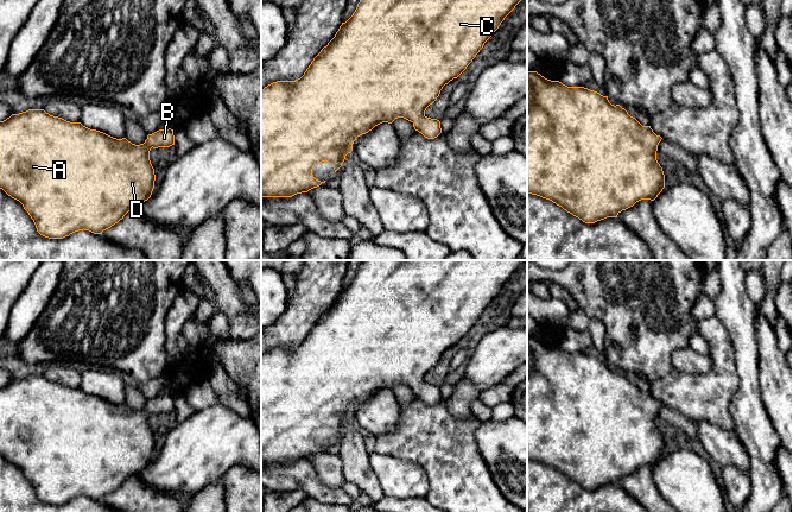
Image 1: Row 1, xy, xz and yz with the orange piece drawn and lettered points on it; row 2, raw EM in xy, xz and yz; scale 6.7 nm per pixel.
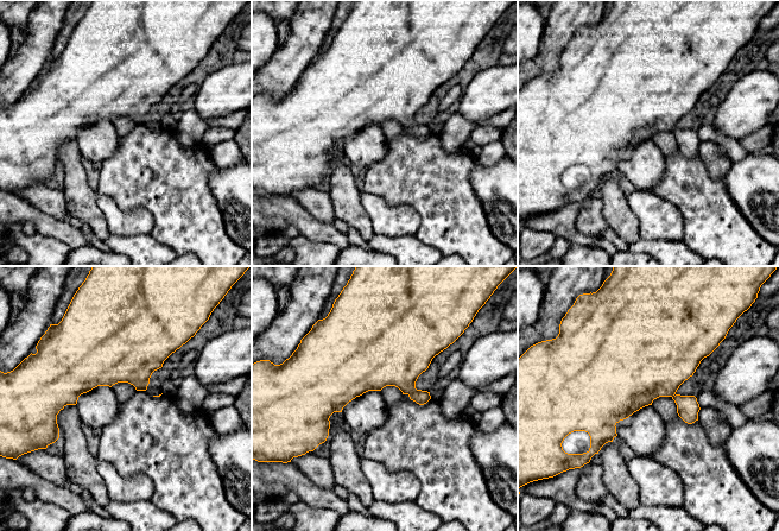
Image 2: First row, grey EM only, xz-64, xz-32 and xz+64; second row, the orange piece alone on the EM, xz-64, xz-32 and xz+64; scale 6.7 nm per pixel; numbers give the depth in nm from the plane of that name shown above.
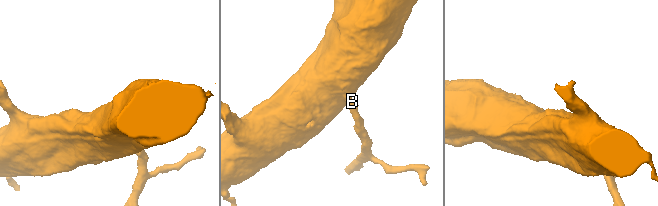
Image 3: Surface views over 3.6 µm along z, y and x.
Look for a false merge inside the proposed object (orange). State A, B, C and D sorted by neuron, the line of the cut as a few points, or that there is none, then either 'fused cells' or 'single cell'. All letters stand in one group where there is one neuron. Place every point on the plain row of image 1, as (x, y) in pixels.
A B C D; no cut; single cell

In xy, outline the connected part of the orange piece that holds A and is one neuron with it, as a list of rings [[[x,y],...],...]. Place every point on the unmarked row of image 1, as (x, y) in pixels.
[[[28,375],[0,387],[0,455],[23,470],[37,498],[45,504],[63,505],[83,495],[102,500],[151,463],[156,441],[150,417],[172,411],[171,394],[148,400],[144,410],[135,411],[126,404],[116,405],[81,388],[50,381],[44,375]]]

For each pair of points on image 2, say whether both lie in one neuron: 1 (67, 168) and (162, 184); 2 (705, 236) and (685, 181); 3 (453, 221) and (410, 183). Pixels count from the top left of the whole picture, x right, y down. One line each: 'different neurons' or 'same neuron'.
1: different neurons
2: same neuron
3: same neuron

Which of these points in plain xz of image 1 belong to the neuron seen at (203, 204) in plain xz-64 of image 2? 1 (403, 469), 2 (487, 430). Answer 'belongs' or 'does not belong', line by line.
1: does not belong
2: does not belong

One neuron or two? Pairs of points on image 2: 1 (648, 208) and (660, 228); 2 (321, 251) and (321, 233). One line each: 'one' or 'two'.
1: one
2: two

